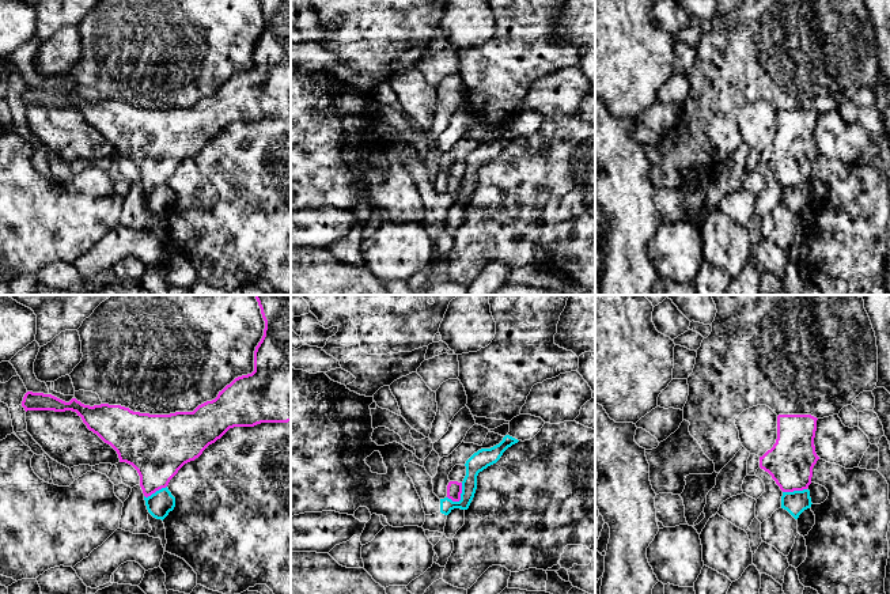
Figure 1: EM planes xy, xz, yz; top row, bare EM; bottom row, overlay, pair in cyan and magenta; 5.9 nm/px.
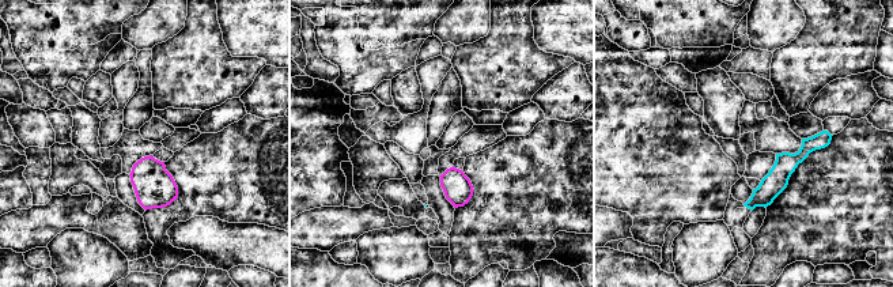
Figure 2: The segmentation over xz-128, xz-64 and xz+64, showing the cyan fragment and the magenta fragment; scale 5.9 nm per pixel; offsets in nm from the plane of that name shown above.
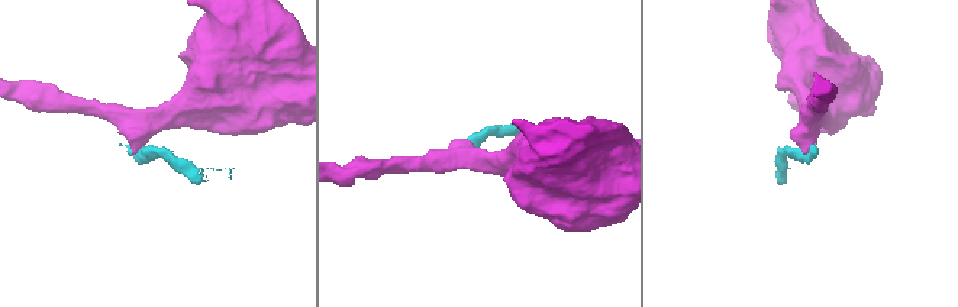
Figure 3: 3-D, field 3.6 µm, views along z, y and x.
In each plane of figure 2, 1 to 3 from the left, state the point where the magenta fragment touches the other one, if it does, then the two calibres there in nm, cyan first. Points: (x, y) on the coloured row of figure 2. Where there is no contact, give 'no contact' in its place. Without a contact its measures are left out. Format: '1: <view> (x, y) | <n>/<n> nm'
1: no contact
2: no contact
3: no contact

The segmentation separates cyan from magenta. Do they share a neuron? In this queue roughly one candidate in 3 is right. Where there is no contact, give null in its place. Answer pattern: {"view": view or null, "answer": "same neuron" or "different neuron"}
{"view": "xz", "answer": "different neuron"}

